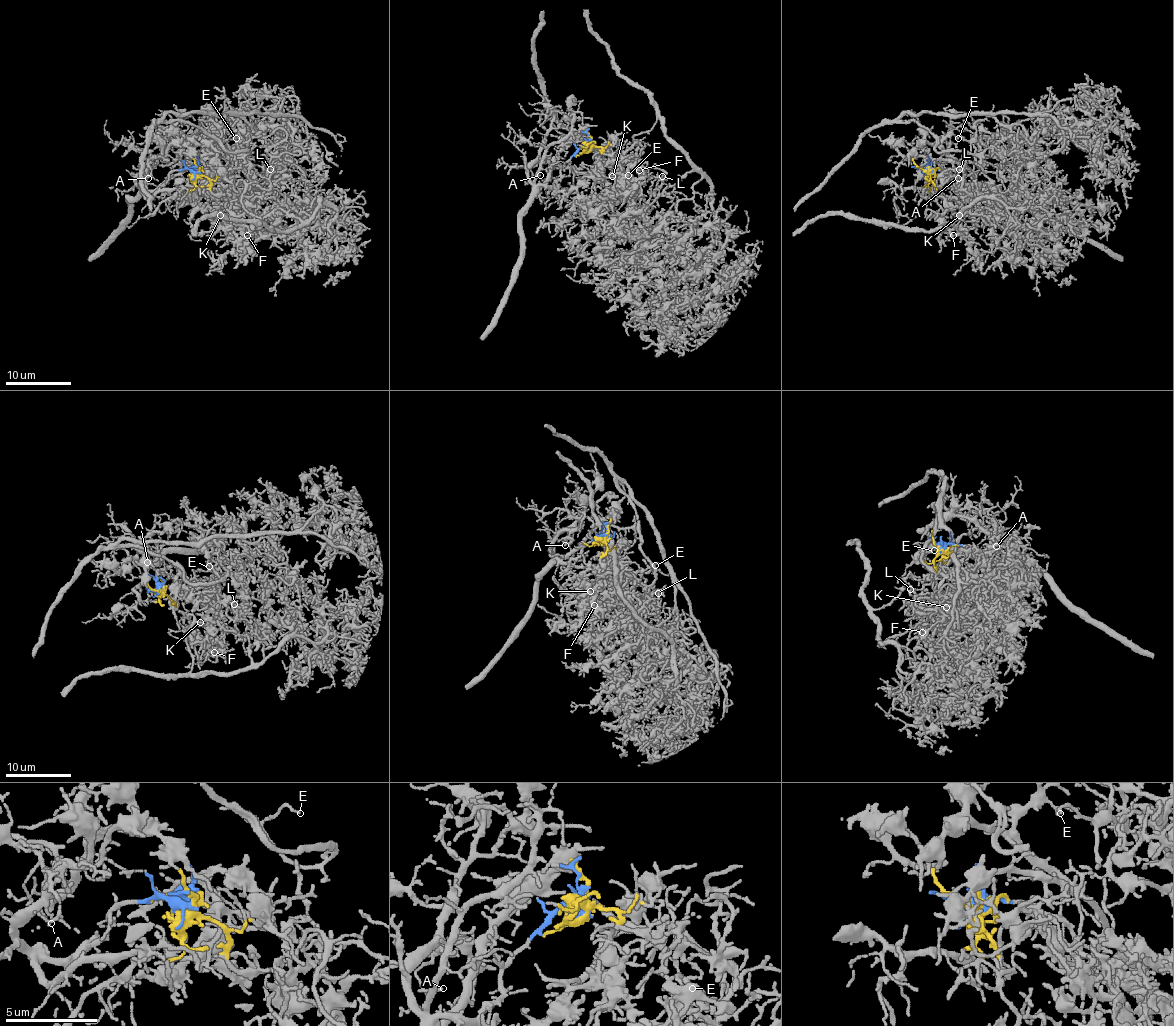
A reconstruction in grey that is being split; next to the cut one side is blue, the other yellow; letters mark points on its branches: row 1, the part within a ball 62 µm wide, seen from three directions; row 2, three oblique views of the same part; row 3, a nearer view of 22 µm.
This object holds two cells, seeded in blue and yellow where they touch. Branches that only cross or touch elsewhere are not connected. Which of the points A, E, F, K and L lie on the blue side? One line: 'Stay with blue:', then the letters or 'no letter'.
Stay with blue: A

